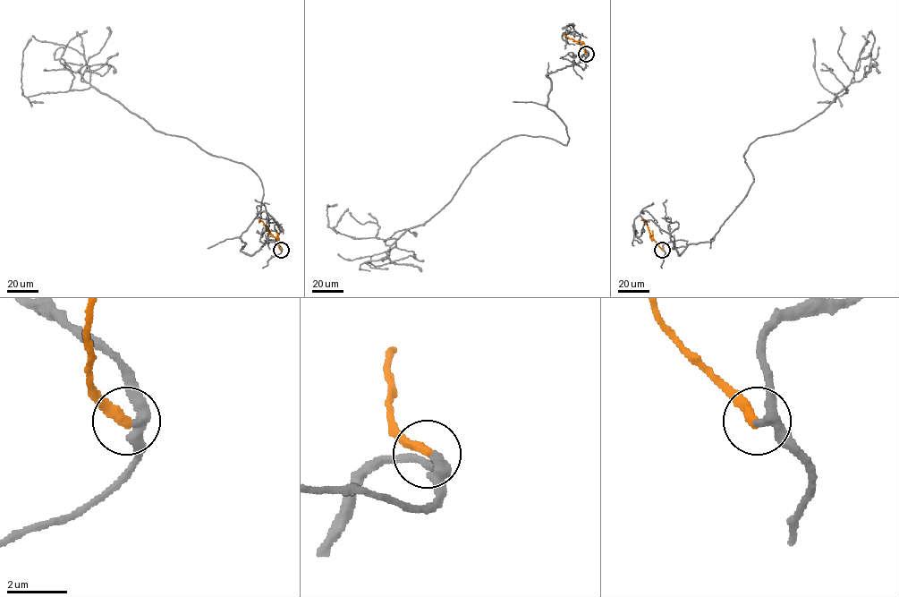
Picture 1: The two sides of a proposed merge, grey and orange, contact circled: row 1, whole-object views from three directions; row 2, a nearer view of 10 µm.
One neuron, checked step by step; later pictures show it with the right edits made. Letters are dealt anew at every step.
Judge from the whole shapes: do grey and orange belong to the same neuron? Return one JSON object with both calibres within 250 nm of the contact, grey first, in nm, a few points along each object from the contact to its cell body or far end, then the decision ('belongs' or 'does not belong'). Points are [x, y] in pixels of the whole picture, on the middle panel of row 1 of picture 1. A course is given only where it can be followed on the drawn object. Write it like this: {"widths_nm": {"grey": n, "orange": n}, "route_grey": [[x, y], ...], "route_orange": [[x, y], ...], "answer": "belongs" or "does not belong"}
{"widths_nm": {"grey": 320, "orange": 340}, "route_grey": [[587, 54], [546, 75], [566, 145], [504, 140], [448, 202], [397, 238], [336, 232], [326, 209], [336, 204]], "route_orange": [[586, 54], [584, 44], [568, 38], [564, 32]], "answer": "belongs"}

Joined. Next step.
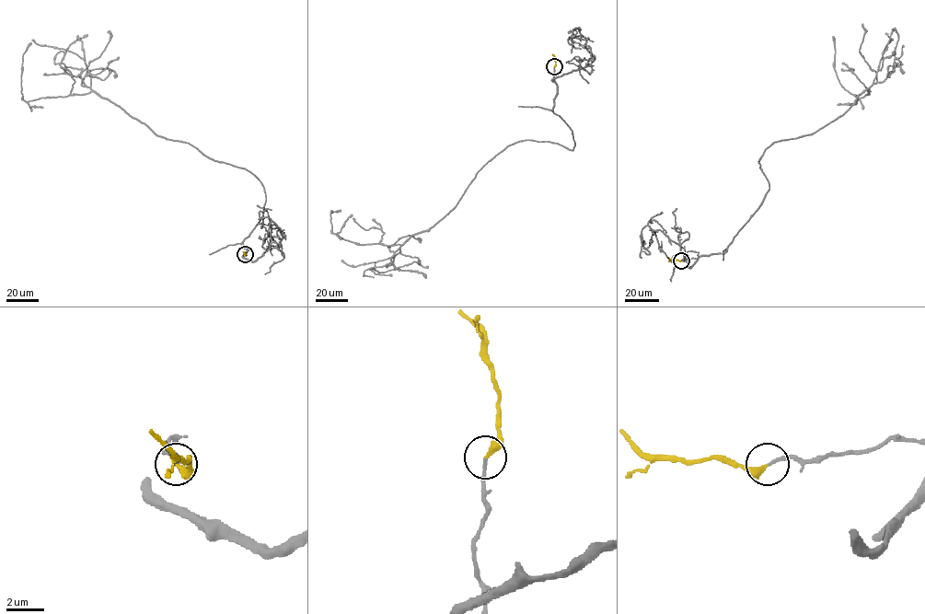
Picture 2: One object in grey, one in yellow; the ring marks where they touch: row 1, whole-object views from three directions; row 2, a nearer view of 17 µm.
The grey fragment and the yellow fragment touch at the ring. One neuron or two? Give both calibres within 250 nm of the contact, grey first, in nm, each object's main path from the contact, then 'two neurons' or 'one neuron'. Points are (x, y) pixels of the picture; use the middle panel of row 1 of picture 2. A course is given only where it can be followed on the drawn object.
calibres 140 and 320 nm; course grey (554, 66), (552, 110), (572, 150), (509, 144), (453, 208), (401, 244), (340, 237), (330, 215), (340, 210); course yellow (554, 66), (552, 54); one neuron

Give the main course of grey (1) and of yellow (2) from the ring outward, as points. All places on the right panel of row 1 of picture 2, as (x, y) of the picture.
1: (681, 260), (727, 250), (768, 189), (758, 161), (773, 142), (812, 133), (869, 94), (841, 86), (832, 36)
2: (681, 260), (668, 257)

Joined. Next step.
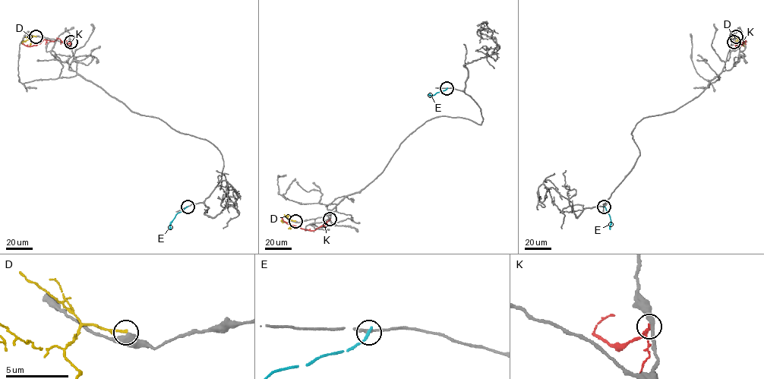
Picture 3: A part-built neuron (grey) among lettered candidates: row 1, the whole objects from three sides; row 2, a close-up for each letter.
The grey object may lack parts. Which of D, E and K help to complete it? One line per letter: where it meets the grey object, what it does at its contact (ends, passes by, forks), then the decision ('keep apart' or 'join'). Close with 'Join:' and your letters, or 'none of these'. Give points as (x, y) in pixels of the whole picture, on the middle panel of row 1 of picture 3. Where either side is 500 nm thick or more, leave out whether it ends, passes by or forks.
D: contact (295, 221); it ends; keep apart
E: contact (446, 88); it ends; keep apart
K: contact (329, 219); it ends; keep apart
Join: none of these

